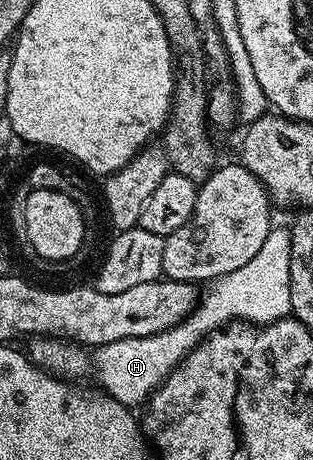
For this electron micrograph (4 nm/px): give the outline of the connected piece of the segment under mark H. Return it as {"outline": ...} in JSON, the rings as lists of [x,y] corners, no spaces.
{"outline":[[[273,228],[263,242],[263,246],[256,252],[247,264],[231,272],[229,275],[223,275],[221,278],[215,278],[204,287],[200,295],[197,307],[192,310],[179,325],[167,328],[155,336],[143,336],[142,338],[124,338],[115,340],[111,344],[103,344],[96,347],[91,354],[91,370],[99,381],[100,389],[106,394],[111,395],[119,404],[130,408],[137,408],[148,399],[149,395],[161,385],[161,382],[168,377],[175,367],[178,366],[186,354],[197,347],[199,343],[208,334],[214,334],[215,331],[223,326],[228,326],[231,322],[247,321],[254,324],[264,324],[274,322],[280,318],[288,318],[291,314],[291,288],[289,287],[289,277],[291,276],[291,236],[288,229]]]}

